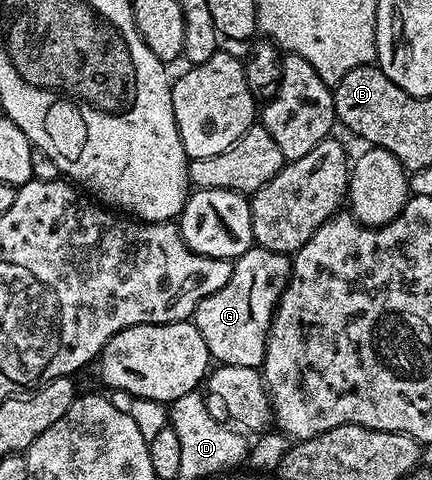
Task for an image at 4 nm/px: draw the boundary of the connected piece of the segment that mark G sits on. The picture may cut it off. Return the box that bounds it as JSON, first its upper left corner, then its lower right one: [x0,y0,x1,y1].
[193,246,292,368]

